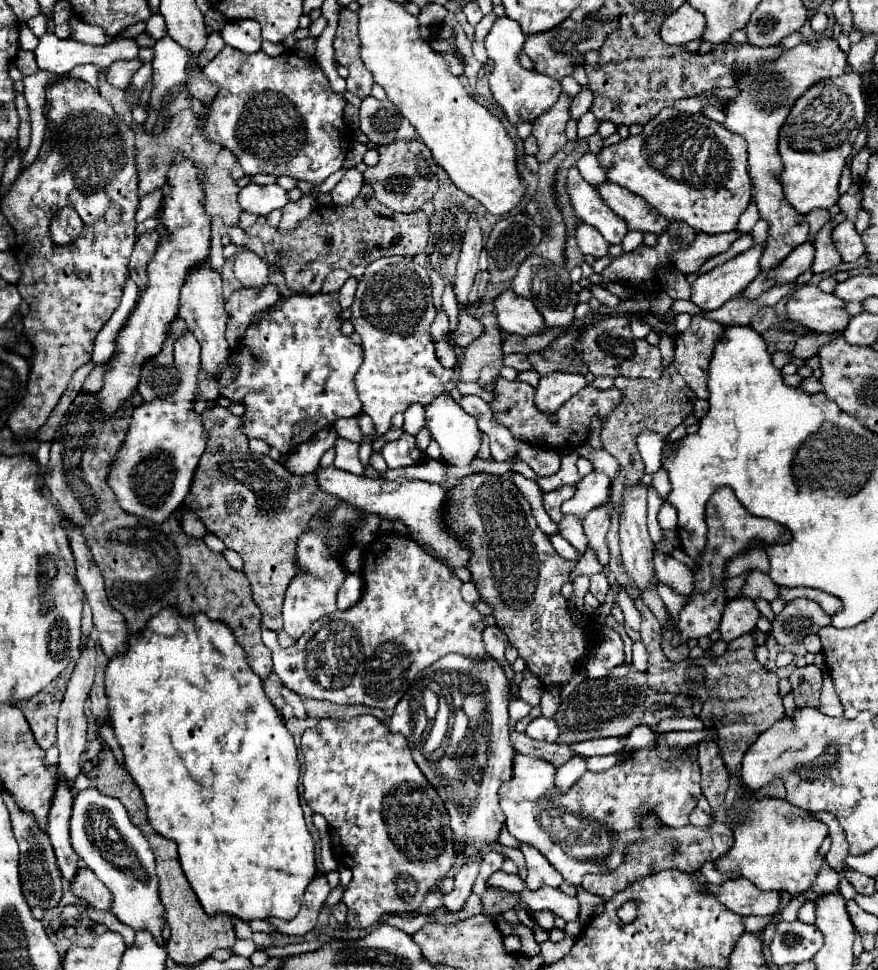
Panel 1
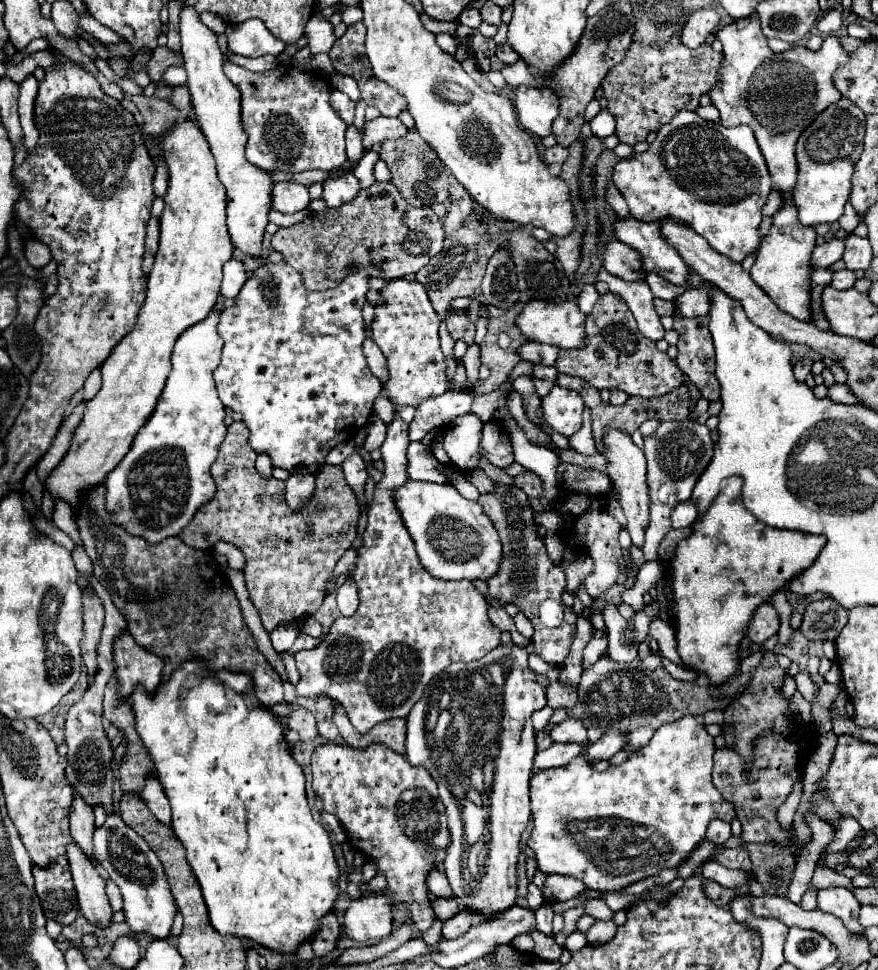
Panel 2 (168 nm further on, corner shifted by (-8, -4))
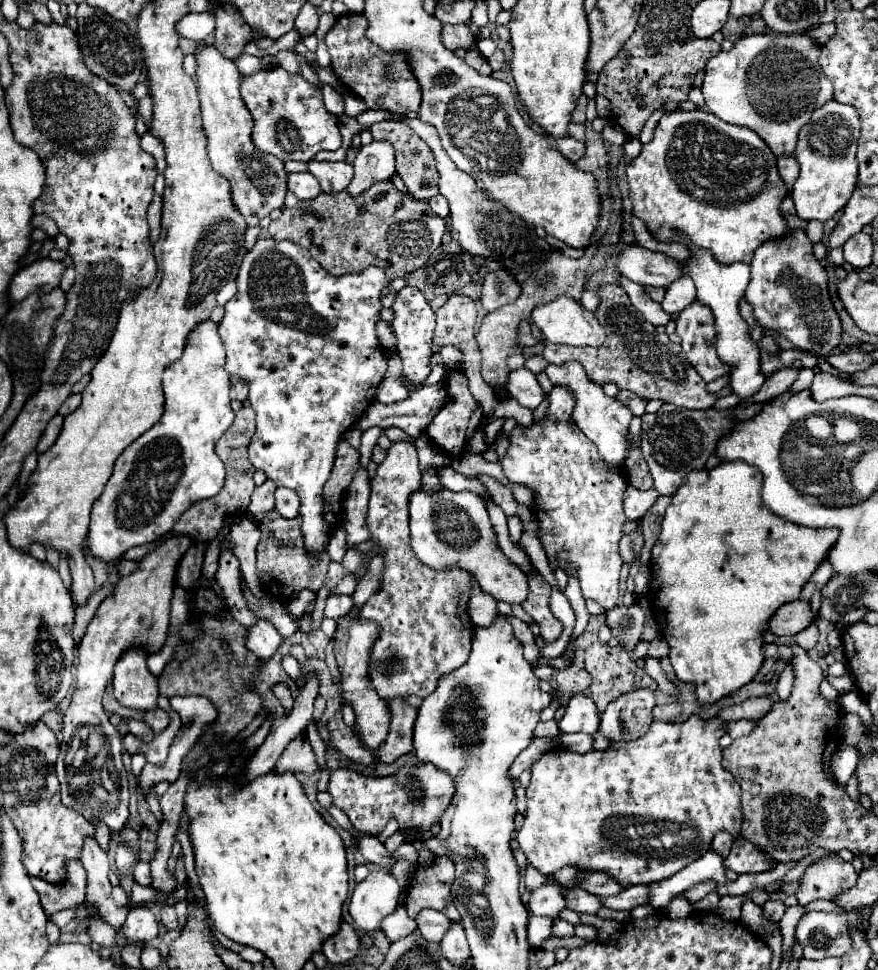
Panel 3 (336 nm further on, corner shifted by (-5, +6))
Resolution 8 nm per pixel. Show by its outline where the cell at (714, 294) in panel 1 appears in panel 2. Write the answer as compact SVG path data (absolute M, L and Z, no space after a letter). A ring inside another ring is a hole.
M694 288L694 290L682 292L674 300L674 306L676 306L674 312L684 318L708 314L708 288Z

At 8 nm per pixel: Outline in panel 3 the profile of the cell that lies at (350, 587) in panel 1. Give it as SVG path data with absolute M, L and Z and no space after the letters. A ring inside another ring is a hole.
M376 555L367 568L367 574L359 580L355 592L353 592L353 606L361 608L365 604L365 600L373 594L373 590L379 590L379 584L382 582L383 559L380 555Z

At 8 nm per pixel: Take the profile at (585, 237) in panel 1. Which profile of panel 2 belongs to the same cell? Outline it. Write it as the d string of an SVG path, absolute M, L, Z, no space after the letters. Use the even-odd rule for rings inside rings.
M614 240L606 246L604 254L604 268L626 282L638 282L644 280L644 268L642 268L642 256L630 248L628 244L622 244L620 240Z

